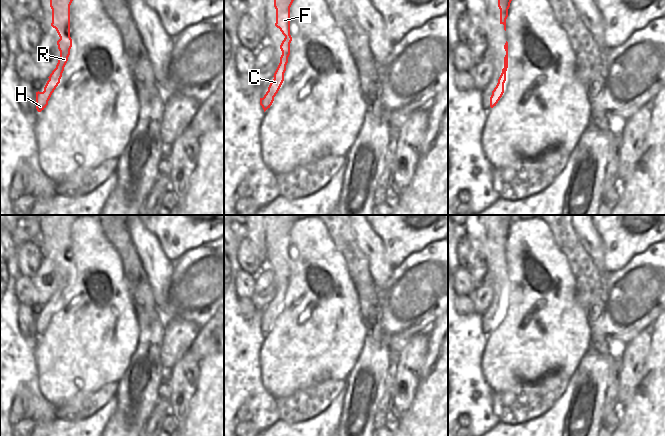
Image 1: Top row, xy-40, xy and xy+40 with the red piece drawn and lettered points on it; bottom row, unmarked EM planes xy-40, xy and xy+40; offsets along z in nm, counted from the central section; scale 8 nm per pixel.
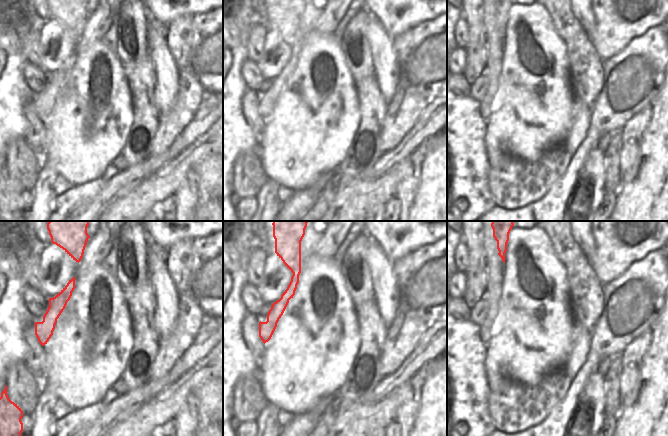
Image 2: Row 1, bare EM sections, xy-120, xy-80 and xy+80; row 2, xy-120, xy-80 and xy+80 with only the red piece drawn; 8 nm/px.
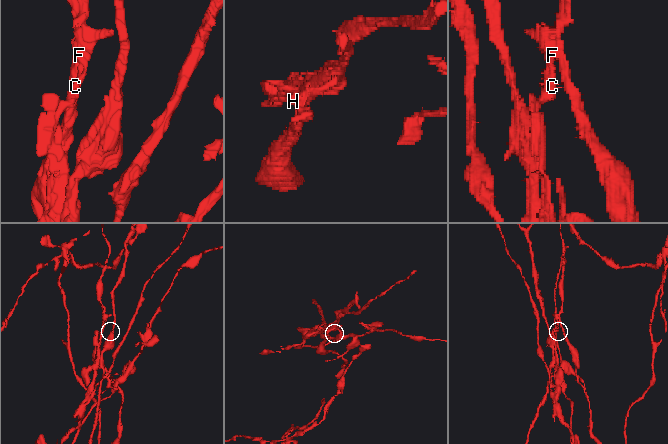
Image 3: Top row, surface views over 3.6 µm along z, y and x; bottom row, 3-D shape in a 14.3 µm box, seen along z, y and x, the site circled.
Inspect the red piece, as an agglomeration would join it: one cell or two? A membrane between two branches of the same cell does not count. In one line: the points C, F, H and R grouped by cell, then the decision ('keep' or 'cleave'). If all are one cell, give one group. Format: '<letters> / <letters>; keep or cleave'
C H / F R; cleave

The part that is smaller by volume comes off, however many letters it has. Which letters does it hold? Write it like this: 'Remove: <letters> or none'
Remove: F, R

